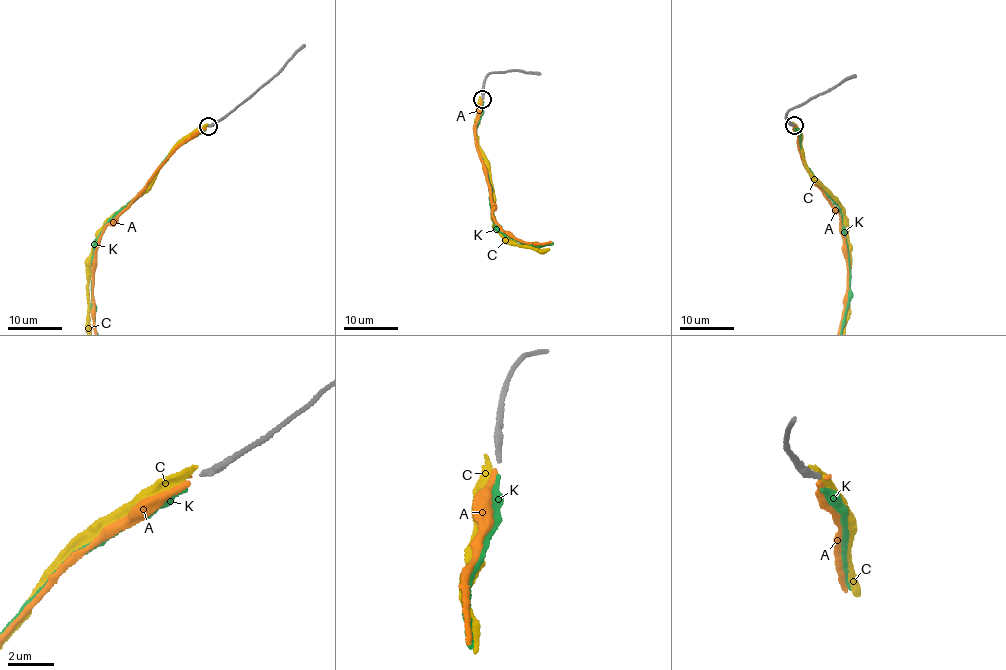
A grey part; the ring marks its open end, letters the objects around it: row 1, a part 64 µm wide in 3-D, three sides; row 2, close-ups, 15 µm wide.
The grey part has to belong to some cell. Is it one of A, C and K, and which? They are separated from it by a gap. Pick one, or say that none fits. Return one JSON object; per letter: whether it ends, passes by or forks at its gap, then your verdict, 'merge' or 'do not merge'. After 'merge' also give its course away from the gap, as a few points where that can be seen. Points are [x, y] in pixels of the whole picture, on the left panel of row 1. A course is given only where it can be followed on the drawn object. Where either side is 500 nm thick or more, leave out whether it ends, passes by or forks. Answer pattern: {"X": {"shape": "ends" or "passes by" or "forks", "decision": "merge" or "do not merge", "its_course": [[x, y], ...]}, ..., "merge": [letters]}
{"A": {"shape": "ends", "decision": "merge"}, "C": {"shape": "ends", "decision": "do not merge"}, "K": {"shape": "ends", "decision": "do not merge"}, "merge": ["A"]}

